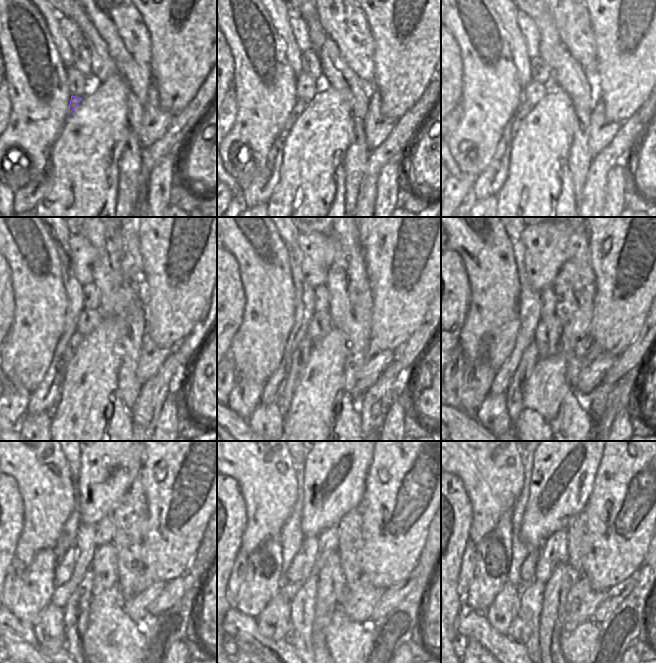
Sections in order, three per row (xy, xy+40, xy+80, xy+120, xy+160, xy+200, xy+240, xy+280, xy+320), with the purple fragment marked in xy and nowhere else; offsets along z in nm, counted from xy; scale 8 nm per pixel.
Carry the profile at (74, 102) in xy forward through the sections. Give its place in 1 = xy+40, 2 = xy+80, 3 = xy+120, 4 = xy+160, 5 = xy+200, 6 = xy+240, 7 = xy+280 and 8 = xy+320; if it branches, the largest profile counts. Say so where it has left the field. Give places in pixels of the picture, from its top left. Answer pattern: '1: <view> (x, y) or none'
1: xy+40 (300, 104)
2: xy+80 (524, 109)
3: xy+120 (77, 338)
4: xy+160 (301, 355)
5: xy+200 (529, 358)
6: xy+240 (76, 611)
7: xy+280 (303, 603)
8: xy+320 (531, 593)

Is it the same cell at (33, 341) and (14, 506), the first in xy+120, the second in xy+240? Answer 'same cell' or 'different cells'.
different cells

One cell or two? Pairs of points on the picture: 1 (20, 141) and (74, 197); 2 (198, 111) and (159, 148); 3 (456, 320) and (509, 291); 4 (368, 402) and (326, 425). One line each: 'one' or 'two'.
1: two
2: one
3: two
4: two

